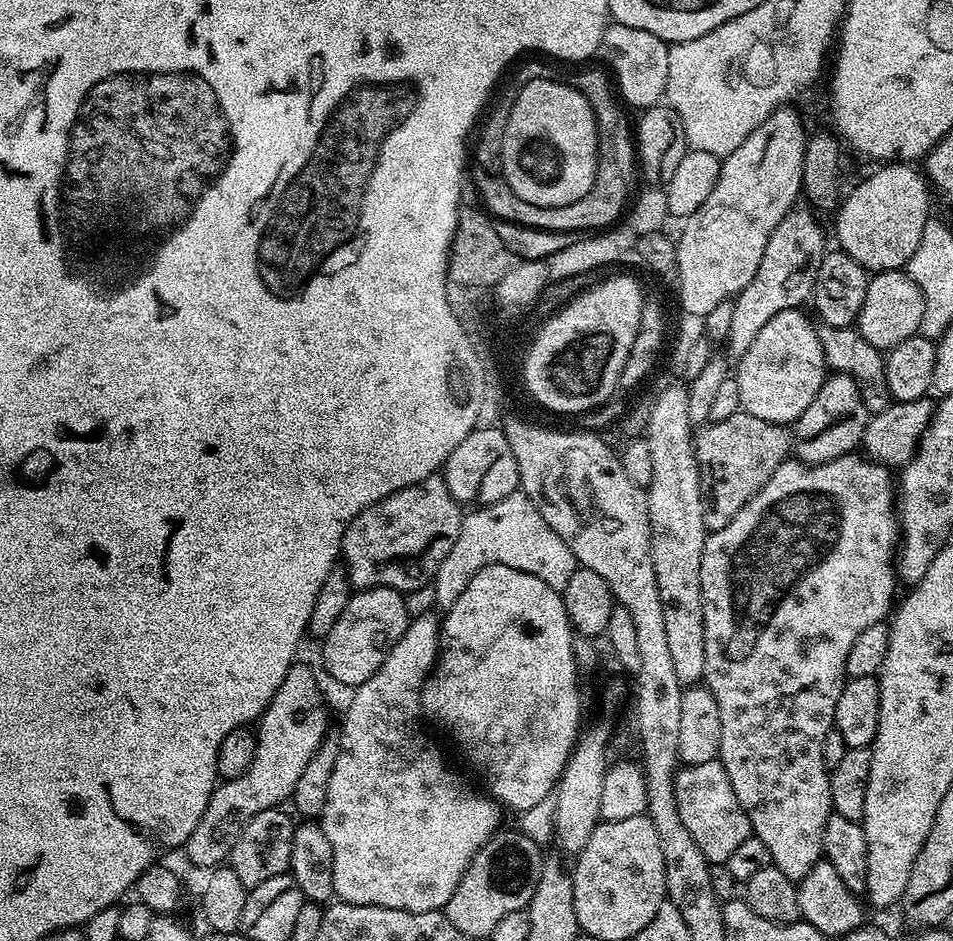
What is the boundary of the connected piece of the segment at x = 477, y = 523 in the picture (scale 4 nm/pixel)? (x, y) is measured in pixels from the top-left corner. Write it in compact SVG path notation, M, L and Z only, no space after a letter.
M522 490L511 492L493 504L476 506L472 513L464 516L462 526L458 530L458 538L454 546L450 546L450 554L442 558L442 566L438 566L436 577L430 585L430 592L436 595L436 604L440 610L447 610L458 602L462 590L488 564L514 566L514 570L526 570L526 574L534 574L534 578L542 578L546 586L563 590L566 582L570 582L570 574L577 568L574 554L554 534L554 530L542 518L542 514L534 506L534 502Z

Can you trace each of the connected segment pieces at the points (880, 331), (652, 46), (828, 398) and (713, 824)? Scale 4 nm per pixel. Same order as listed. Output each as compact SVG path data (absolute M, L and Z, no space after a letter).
M907 271L877 272L868 281L866 298L862 302L860 316L856 319L855 327L870 342L870 346L881 350L891 350L906 338L917 335L922 322L924 299L922 290L913 282Z
M612 22L604 30L603 47L606 52L608 48L608 60L612 63L610 72L618 89L619 99L629 109L654 108L665 99L670 70L669 45L665 40L650 34L650 30L634 30L634 26Z
M832 374L814 394L814 402L802 410L794 425L794 456L803 464L825 464L839 456L855 453L864 439L864 427L870 413L864 404L860 387L852 376Z
M719 759L681 767L676 774L676 801L686 830L690 830L698 850L706 854L711 865L728 861L730 854L752 835L750 818L746 818L746 810L742 810L742 802L734 795L734 786L730 786L730 778L726 778Z

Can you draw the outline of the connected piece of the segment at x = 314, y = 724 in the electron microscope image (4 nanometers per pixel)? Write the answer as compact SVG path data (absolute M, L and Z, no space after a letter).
M293 662L290 670L286 670L286 678L282 678L282 686L278 686L278 694L274 694L270 706L258 721L258 727L255 729L254 762L250 762L250 766L241 776L217 783L210 802L206 802L206 810L202 810L202 818L198 818L198 826L194 826L194 834L190 834L186 845L188 860L194 867L204 868L203 870L221 867L231 857L234 842L238 842L246 822L250 822L254 814L262 814L262 810L278 808L285 802L291 801L294 786L298 786L298 778L302 778L302 770L306 770L306 762L314 758L318 746L328 735L330 731L328 708L324 705L320 684L316 681L311 666L300 663Z

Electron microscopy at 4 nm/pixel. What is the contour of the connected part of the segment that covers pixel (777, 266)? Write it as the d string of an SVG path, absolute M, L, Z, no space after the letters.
M797 206L788 211L778 226L774 226L774 234L770 234L770 242L766 242L766 254L762 254L762 262L758 262L758 271L734 298L734 318L731 319L726 341L729 357L738 358L746 354L746 350L750 350L750 342L758 338L758 330L762 330L774 314L809 303L818 278L818 266L822 266L826 251L824 228L816 221L815 215L817 213L811 207Z

